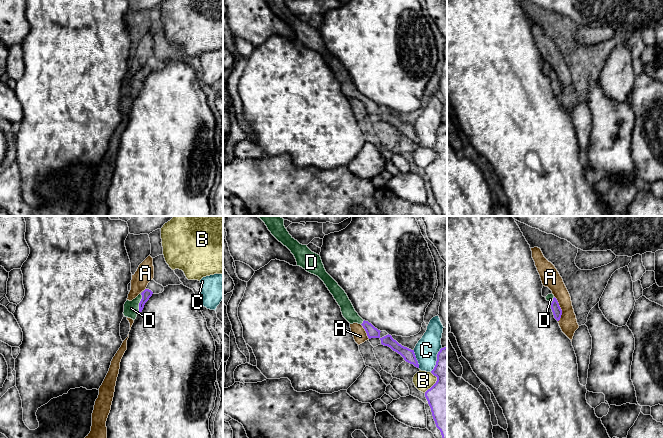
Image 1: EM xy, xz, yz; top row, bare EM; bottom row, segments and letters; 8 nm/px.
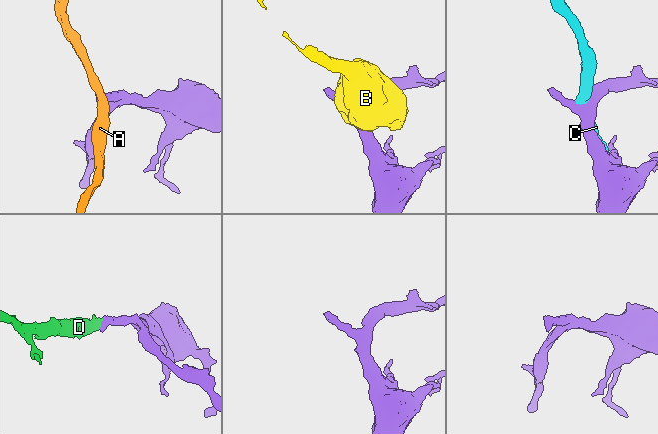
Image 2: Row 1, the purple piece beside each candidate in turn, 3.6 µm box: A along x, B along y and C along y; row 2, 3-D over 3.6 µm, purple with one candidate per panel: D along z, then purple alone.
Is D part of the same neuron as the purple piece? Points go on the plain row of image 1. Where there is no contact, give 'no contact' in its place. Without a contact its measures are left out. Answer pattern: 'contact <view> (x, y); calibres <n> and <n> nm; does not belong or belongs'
contact xy (140, 78); calibres 80 and 120 nm; belongs

